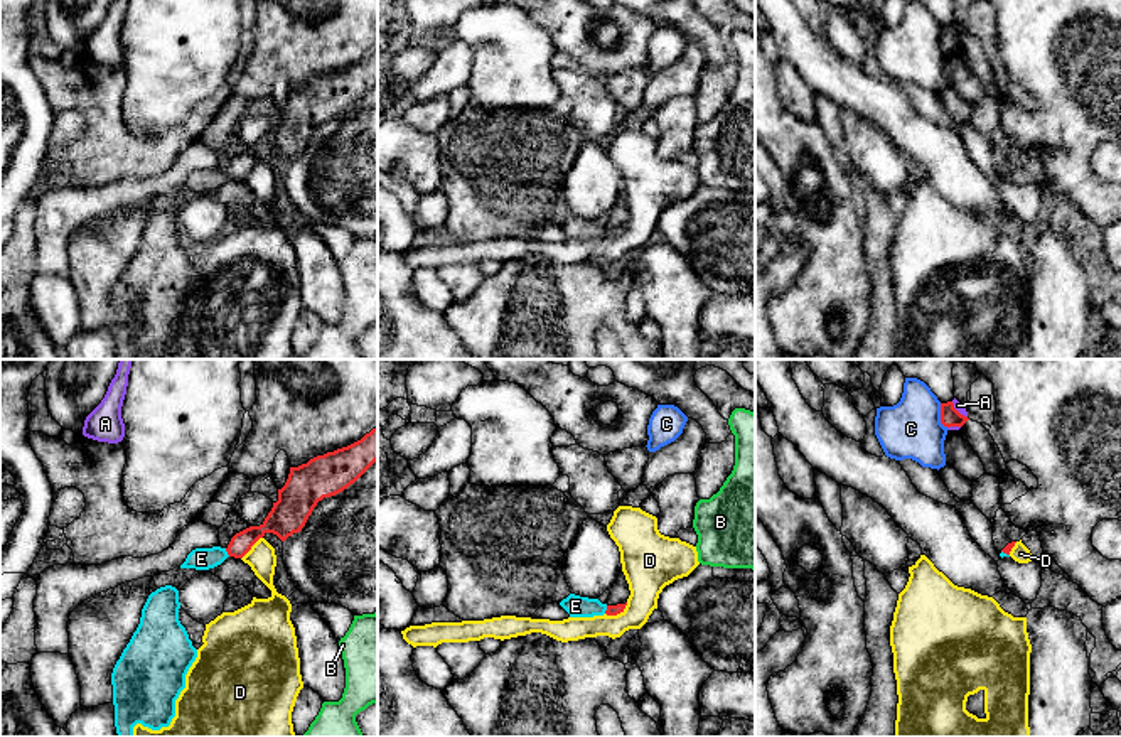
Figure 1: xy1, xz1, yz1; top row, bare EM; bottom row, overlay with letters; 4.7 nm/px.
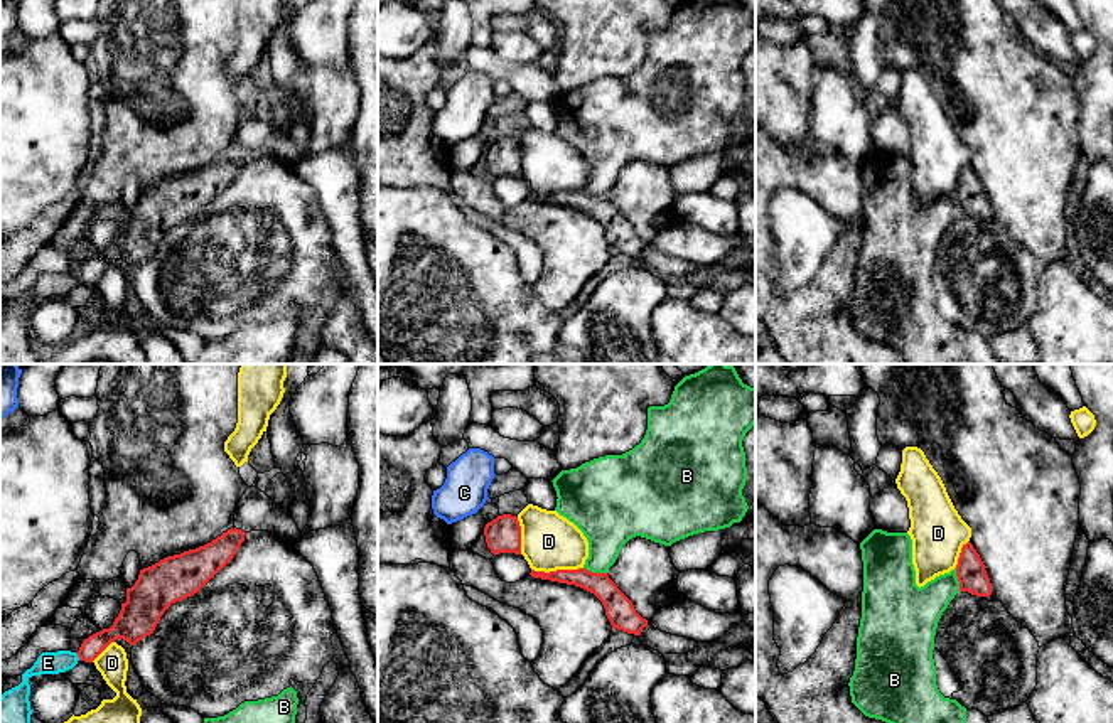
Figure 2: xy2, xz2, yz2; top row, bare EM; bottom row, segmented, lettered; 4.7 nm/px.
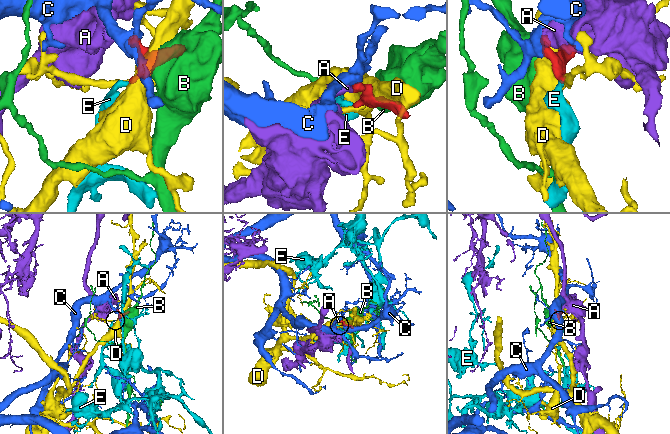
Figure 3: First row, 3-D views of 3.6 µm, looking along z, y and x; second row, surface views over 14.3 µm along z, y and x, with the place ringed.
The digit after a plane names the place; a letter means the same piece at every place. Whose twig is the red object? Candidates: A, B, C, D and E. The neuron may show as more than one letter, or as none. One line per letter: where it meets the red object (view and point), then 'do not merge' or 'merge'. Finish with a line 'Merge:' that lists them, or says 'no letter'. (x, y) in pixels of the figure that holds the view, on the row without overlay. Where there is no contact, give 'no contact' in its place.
A: contact yz1 (956, 32); do not merge
B: contact xz2 (596, 196); do not merge
C: contact yz1 (941, 39); do not merge
D: contact xz2 (557, 192); do not merge
E: contact xy1 (226, 172); merge
Merge: E

